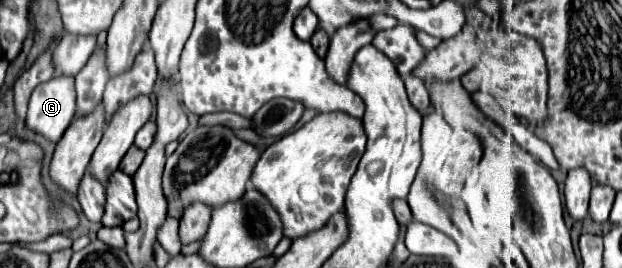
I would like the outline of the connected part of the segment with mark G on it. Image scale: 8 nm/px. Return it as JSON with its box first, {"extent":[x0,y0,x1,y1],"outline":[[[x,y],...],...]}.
{"extent":[26,77,76,143],"outline":[[[56,77],[40,87],[30,97],[26,125],[48,139],[50,143],[58,143],[68,125],[72,123],[76,111],[76,91],[74,79]]]}

